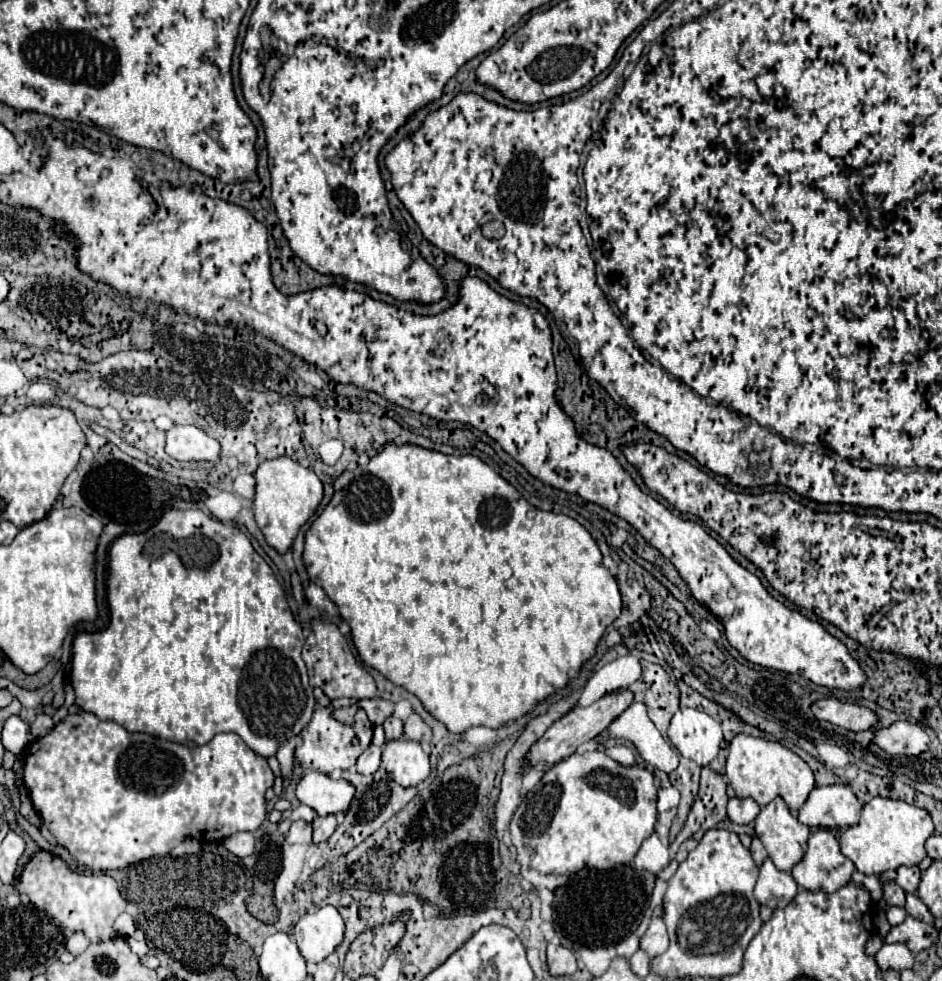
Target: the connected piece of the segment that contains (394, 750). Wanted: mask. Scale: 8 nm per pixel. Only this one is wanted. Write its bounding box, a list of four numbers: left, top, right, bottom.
[382,739,430,787]

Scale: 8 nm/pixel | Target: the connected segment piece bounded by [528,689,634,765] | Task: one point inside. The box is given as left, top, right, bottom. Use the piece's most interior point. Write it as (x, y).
(580, 725)

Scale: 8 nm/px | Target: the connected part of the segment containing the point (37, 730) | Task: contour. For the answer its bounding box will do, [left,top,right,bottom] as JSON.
[32,713,52,737]

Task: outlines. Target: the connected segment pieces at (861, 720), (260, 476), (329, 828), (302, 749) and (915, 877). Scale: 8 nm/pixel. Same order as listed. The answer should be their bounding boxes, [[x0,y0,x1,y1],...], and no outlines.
[[812,698,878,733],[254,455,324,553],[312,815,338,843],[294,699,372,773],[896,865,920,893]]

